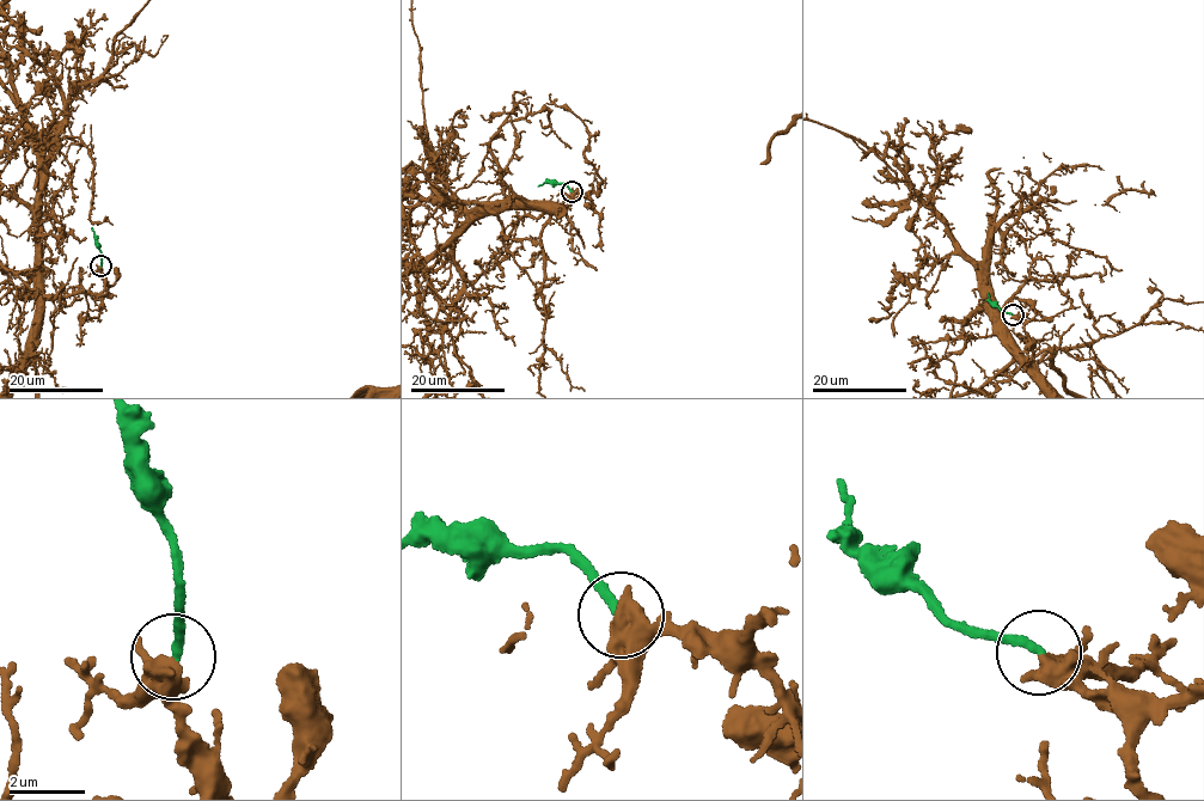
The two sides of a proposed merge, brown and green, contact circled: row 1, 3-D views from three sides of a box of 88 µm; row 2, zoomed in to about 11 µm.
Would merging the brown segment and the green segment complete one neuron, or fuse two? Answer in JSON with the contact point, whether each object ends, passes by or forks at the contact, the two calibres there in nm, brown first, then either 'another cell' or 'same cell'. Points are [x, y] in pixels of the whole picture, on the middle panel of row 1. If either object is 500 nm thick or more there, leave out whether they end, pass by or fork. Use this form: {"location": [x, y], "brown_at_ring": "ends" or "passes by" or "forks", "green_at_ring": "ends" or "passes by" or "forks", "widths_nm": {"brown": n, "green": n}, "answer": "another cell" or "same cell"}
{"location": [572, 191], "widths_nm": {"brown": 650, "green": 240}, "answer": "another cell"}

